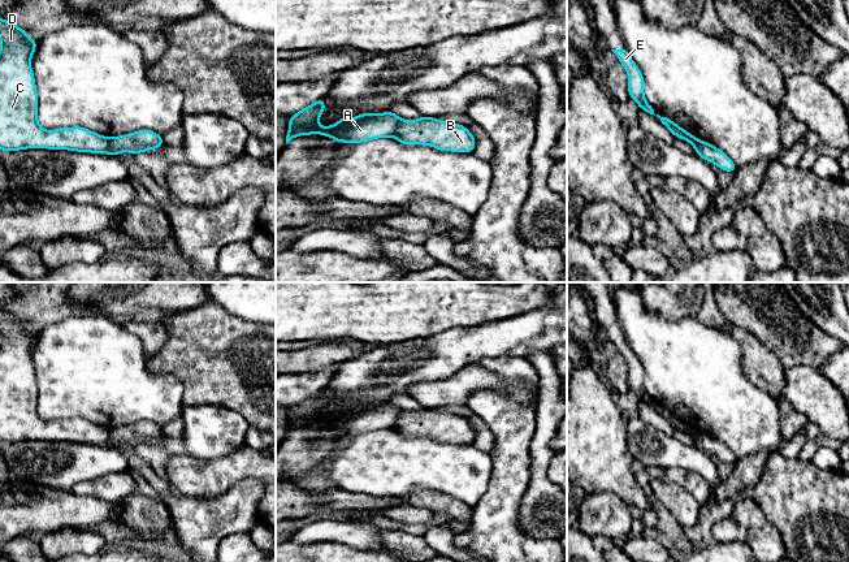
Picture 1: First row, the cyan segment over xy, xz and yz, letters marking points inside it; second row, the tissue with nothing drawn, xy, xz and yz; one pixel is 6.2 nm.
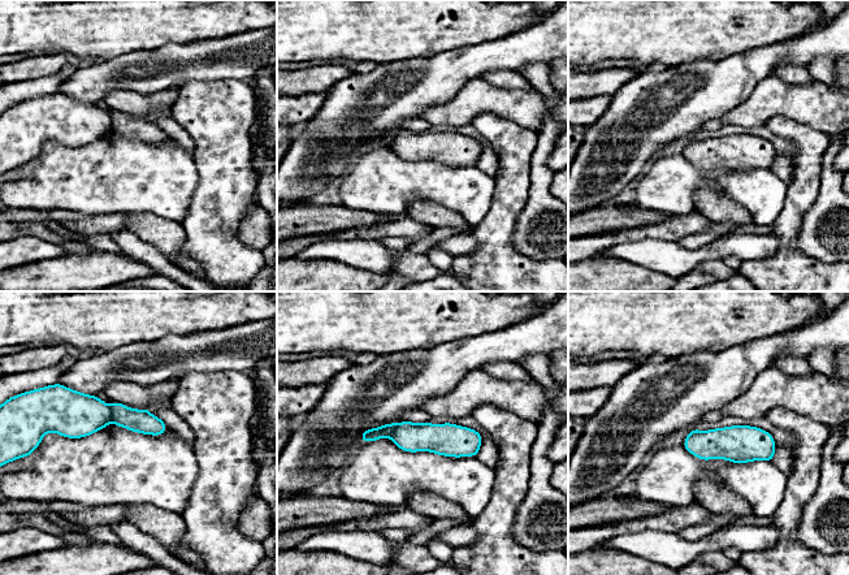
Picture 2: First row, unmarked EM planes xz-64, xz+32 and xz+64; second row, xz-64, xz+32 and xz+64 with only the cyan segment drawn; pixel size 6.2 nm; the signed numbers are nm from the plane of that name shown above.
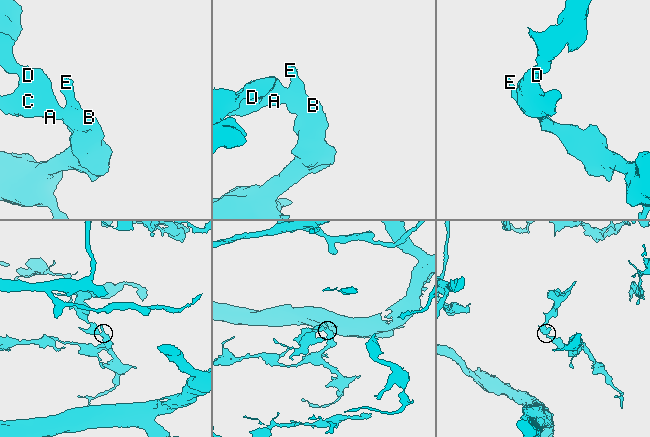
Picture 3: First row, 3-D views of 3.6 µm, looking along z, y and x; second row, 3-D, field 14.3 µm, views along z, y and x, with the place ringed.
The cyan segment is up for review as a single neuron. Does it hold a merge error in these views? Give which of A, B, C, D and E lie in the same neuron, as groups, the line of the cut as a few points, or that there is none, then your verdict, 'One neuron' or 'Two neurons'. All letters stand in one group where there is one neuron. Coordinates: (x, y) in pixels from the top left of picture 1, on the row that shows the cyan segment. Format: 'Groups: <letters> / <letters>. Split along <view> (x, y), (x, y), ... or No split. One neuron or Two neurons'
Groups: A C D / B E. Split along xz (401, 119), (391, 135). Two neurons

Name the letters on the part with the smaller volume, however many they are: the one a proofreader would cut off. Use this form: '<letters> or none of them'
A, C, D

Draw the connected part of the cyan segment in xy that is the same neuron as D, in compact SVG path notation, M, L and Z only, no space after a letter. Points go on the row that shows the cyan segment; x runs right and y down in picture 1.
M0 18L0 151L27 148L68 150L75 152L107 154L111 138L82 126L43 130L38 121L38 91L31 68L38 39L29 39L27 31L12 21Z

